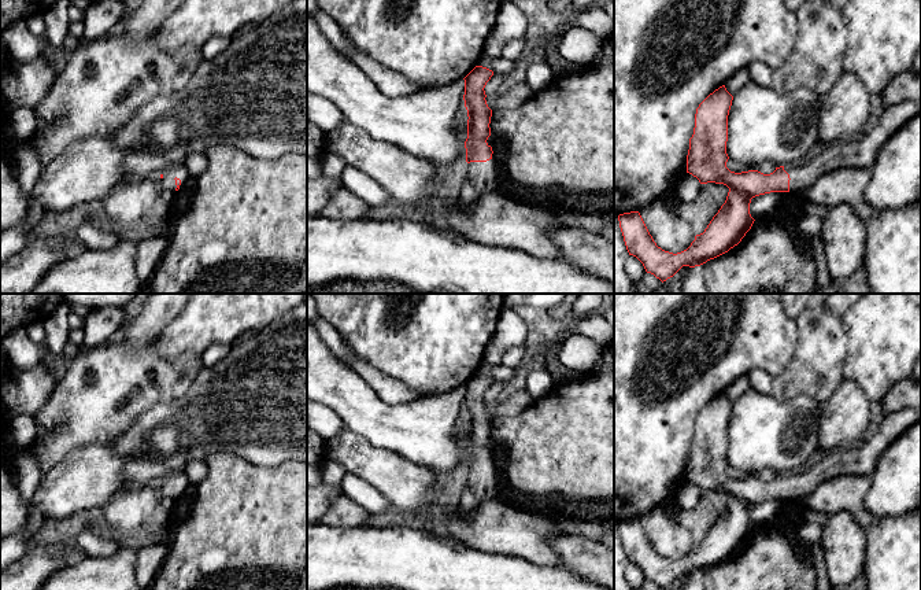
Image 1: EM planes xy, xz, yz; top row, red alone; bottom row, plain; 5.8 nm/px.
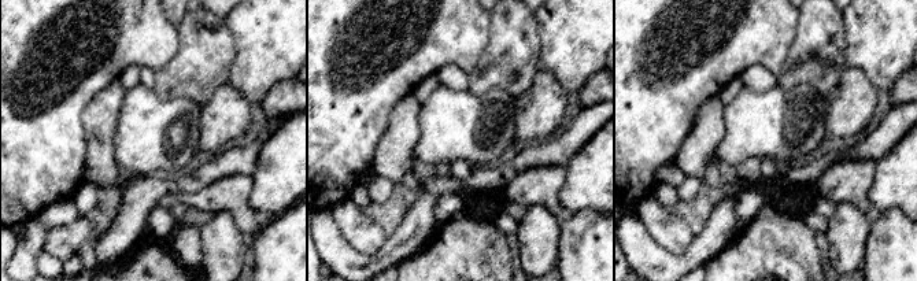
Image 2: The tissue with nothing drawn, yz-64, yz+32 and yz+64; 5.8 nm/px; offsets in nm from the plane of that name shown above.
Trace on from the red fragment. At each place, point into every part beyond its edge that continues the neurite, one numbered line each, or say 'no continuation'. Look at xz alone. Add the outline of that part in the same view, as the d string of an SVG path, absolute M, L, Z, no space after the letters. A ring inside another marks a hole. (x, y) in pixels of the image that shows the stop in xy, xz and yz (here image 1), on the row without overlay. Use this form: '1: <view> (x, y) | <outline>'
1: xz (481, 485) | M493 467L467 471L467 483L460 494L459 509L470 513L485 499L496 499L500 495L498 484L499 473Z

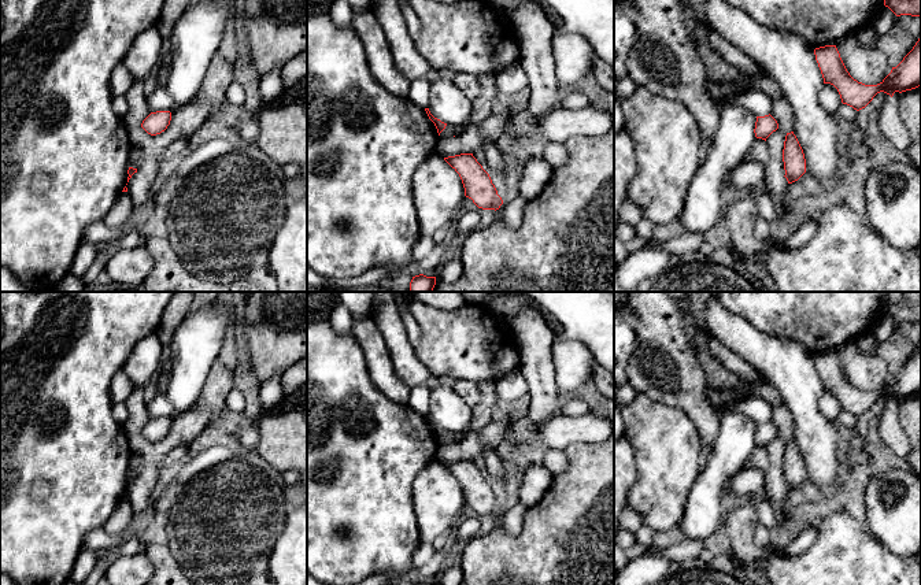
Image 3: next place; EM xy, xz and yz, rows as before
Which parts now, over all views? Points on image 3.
no continuation

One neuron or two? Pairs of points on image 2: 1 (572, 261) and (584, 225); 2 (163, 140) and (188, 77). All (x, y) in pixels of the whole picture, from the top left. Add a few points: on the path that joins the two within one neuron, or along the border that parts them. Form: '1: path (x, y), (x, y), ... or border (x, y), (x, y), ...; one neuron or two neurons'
1: path (580, 252), (584, 248), (584, 233); one neuron
2: border (154, 91), (162, 99), (189, 98), (202, 107); two neurons

